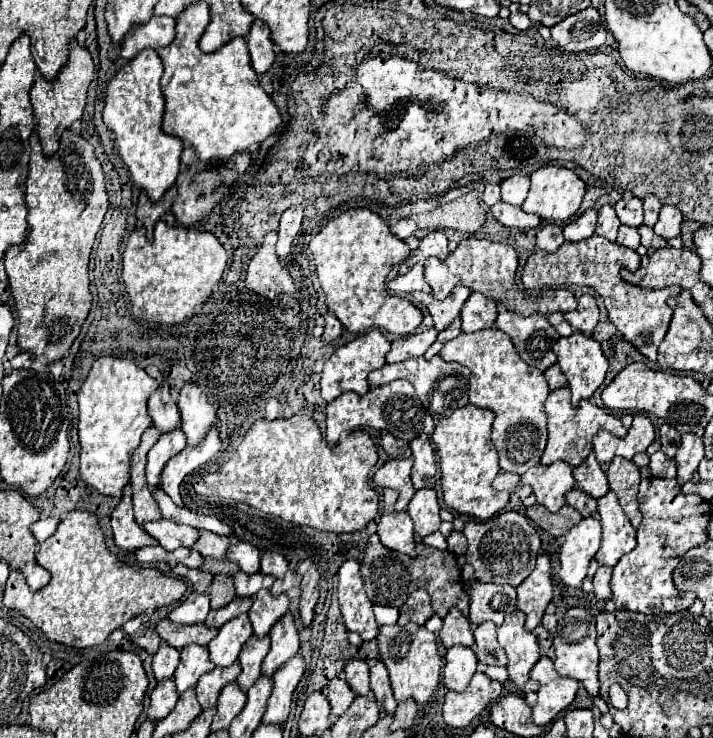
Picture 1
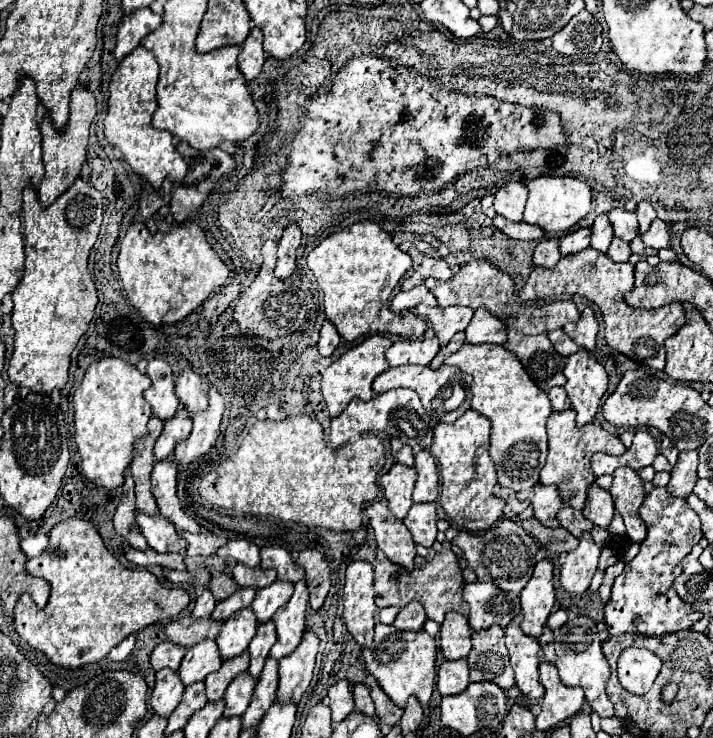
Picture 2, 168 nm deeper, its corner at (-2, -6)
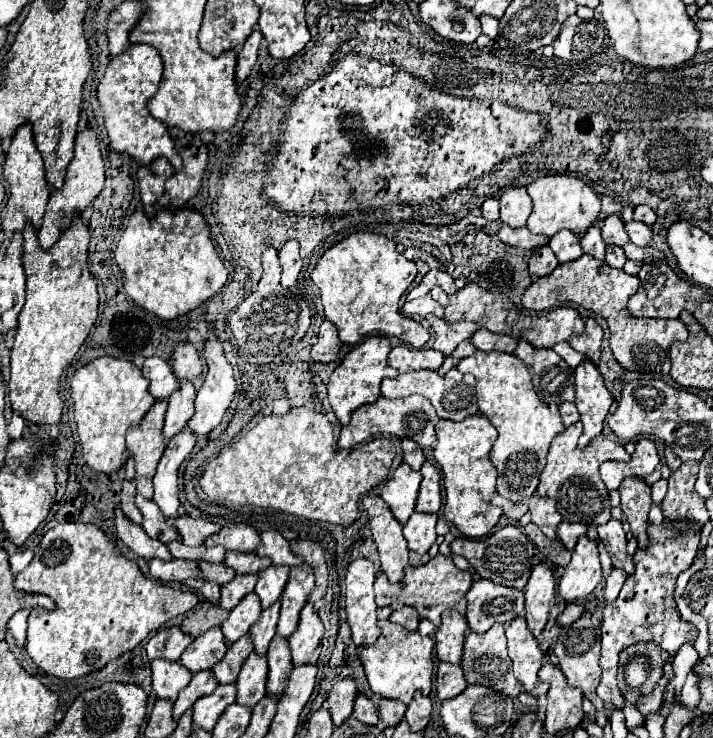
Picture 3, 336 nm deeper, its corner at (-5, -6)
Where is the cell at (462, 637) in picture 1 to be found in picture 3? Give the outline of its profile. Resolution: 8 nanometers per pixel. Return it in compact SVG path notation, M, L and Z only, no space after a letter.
M455 610L443 612L443 624L435 632L435 652L437 658L443 662L459 664L463 658L463 642L465 634L469 632L469 624L463 614Z

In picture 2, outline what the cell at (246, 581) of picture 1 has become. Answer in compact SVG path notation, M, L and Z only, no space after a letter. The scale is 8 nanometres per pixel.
M236 564L232 570L232 576L240 588L246 588L246 586L264 588L276 580L276 572L272 568L262 570L262 568L248 568L244 564Z

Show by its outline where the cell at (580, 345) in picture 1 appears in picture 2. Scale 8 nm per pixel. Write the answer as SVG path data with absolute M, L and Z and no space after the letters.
M582 348L568 358L564 376L568 378L566 394L578 414L576 424L590 424L608 388L608 374L604 366L594 358L594 354Z

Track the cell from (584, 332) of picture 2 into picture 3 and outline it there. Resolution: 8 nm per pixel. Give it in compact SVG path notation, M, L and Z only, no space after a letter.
M593 316L587 318L585 322L585 330L583 334L575 334L569 338L571 348L583 352L589 360L593 360L595 364L599 364L599 354L601 354L601 340L603 340L603 330L597 324L597 320Z

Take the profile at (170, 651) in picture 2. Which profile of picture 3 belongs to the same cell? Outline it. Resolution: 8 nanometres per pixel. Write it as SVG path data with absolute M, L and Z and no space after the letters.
M173 626L173 628L163 628L155 636L151 636L145 650L147 650L149 660L163 658L163 660L175 662L179 660L179 656L191 642L193 642L191 636L183 634L177 626Z

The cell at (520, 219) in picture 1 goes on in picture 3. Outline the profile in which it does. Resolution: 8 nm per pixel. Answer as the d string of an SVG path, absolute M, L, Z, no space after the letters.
M503 224L499 228L499 240L507 242L507 244L513 244L515 248L539 248L539 246L545 246L549 242L547 236L541 236L541 234L533 234L527 226L521 226L521 228L511 228L507 224Z

